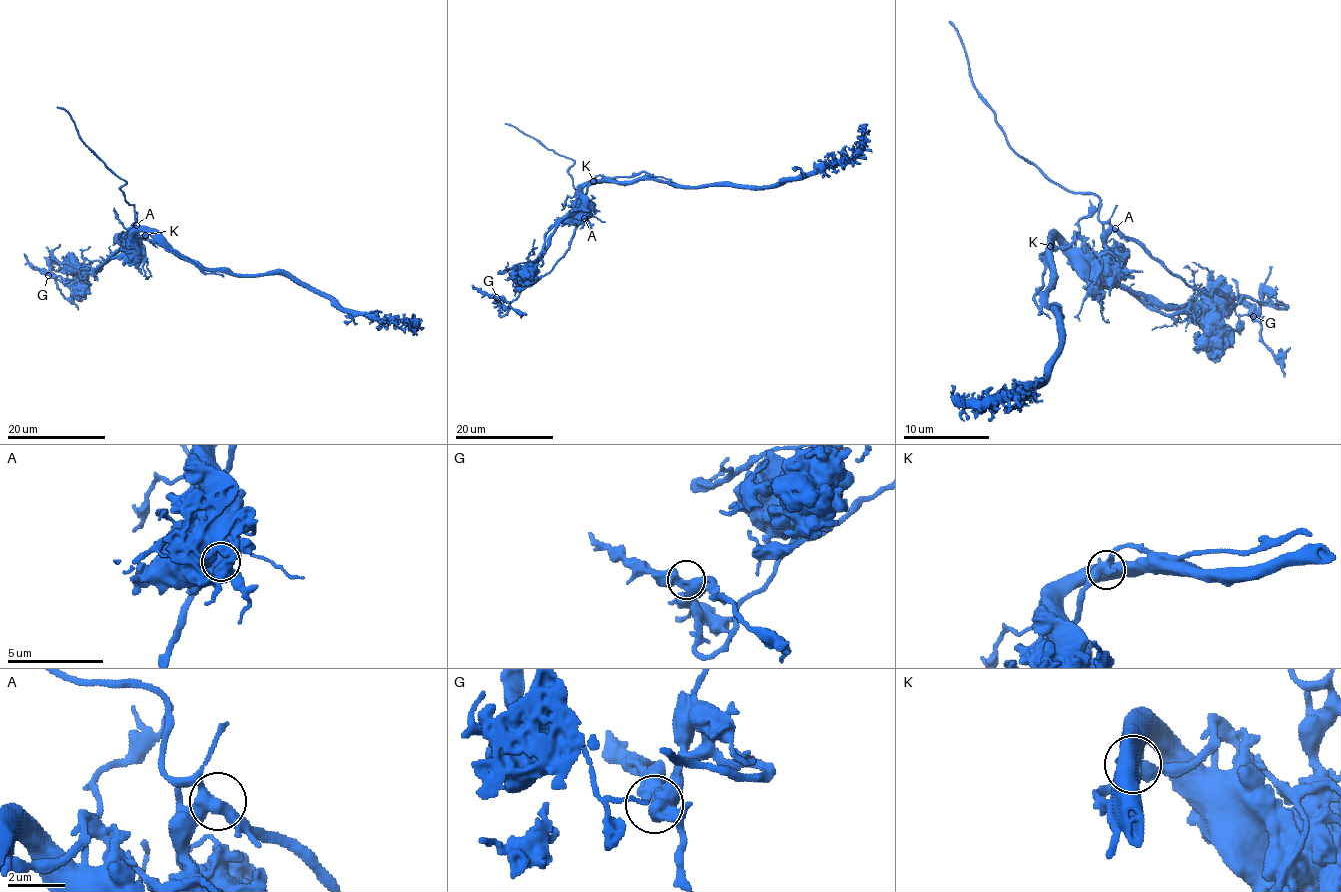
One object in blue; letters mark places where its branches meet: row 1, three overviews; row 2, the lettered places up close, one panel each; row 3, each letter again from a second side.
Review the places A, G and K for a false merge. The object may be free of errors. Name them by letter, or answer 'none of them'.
K

